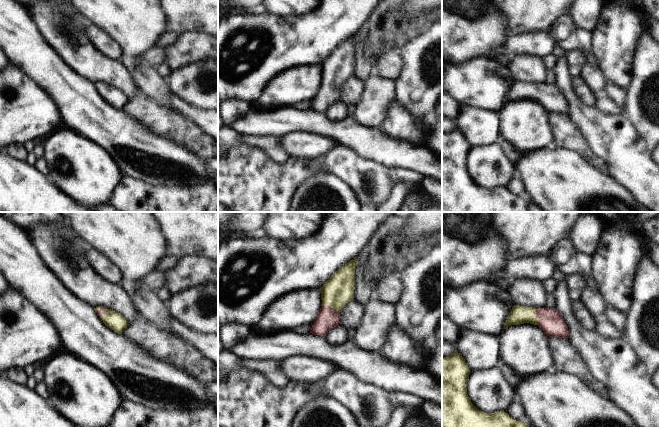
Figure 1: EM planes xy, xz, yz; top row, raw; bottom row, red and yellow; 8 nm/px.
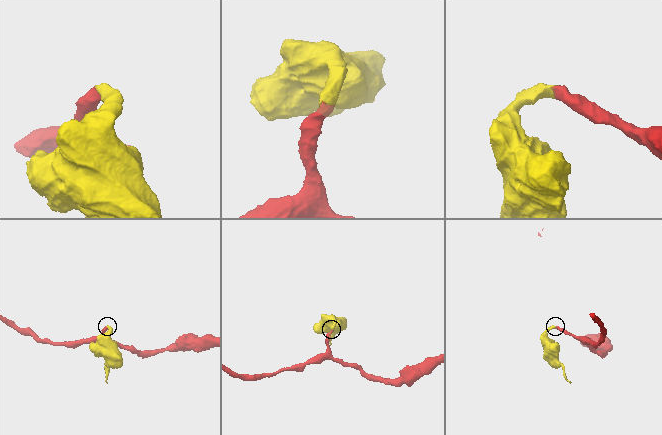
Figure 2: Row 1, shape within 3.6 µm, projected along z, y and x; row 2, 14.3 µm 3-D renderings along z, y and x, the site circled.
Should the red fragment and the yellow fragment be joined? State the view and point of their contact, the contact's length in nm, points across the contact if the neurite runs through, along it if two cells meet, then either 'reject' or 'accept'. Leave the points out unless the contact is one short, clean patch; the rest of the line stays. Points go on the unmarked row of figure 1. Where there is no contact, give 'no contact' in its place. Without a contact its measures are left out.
meets red in xz at (330, 83); contact 160 nm long; runs through xz (328, 94), (330, 83), (334, 71), (339, 65); accept

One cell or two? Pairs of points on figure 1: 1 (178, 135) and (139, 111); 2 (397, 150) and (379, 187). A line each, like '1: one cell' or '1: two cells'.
1: one cell
2: two cells

